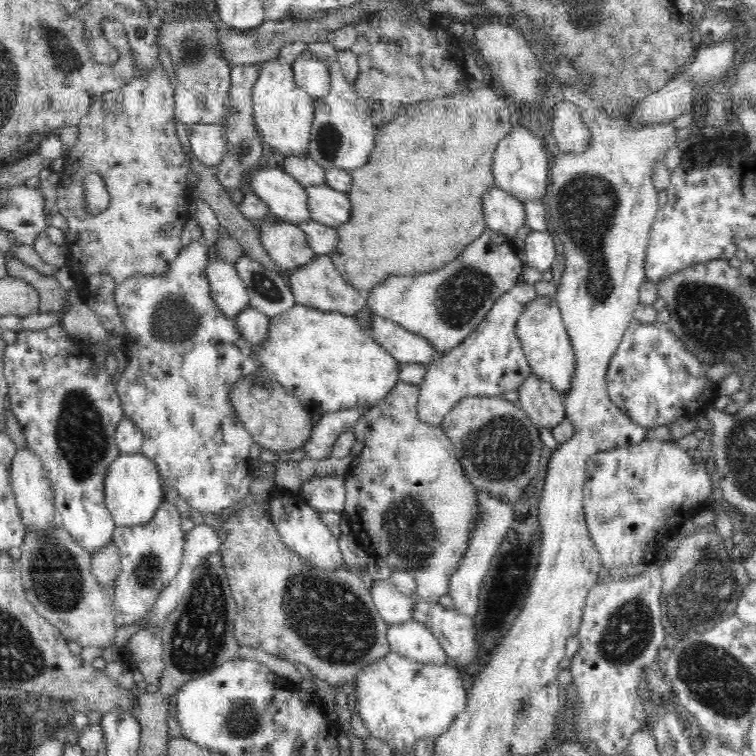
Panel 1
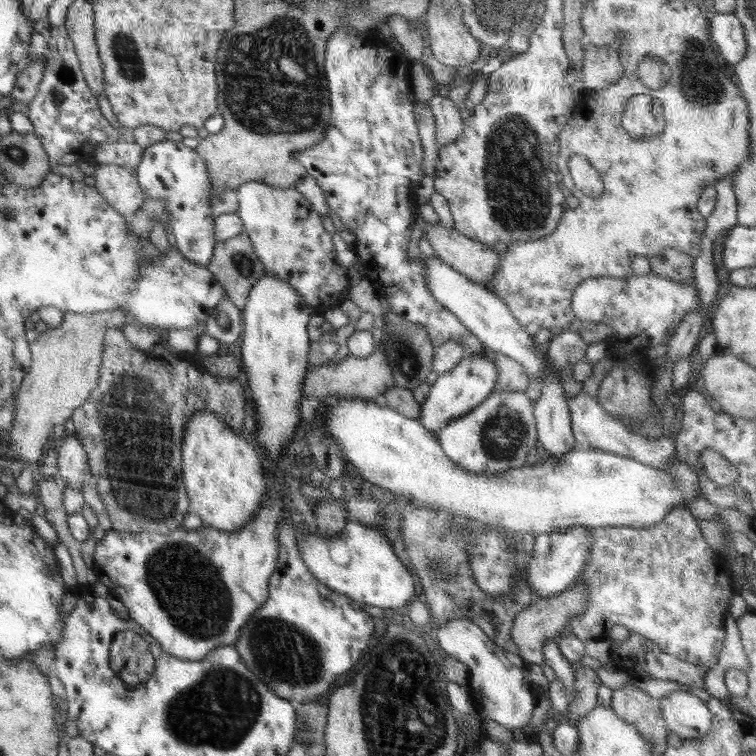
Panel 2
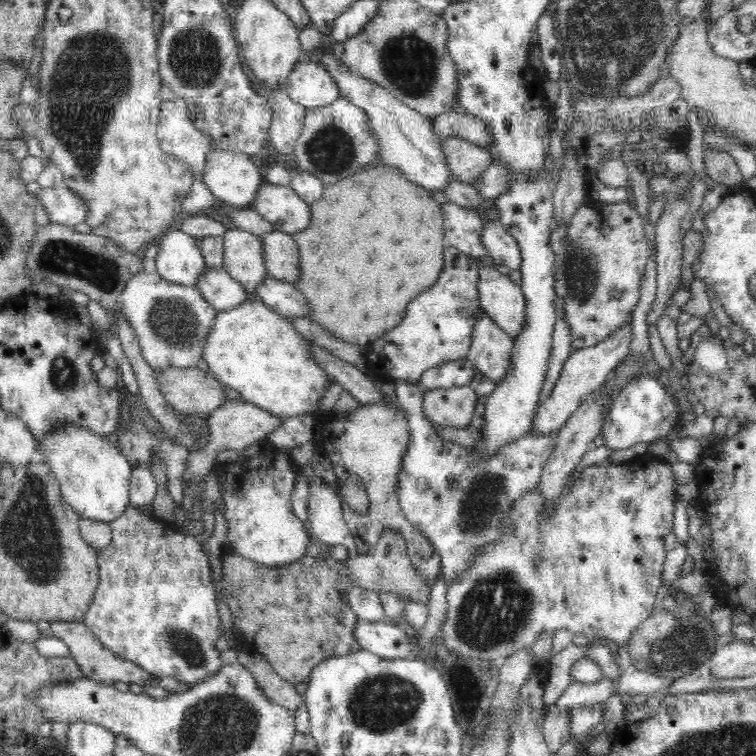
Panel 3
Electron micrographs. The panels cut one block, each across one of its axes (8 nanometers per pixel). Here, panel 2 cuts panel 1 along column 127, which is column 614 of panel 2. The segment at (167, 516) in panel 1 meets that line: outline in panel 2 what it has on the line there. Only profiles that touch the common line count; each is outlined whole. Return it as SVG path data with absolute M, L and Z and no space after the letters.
M681 507L669 513L666 517L662 518L660 522L656 522L656 524L649 527L634 528L632 526L623 526L590 528L590 543L592 543L592 546L588 548L590 552L588 552L588 560L586 560L586 564L584 564L584 570L580 572L580 575L574 582L580 583L580 581L586 581L586 586L588 586L588 606L586 606L586 610L584 610L580 616L572 616L569 624L572 628L572 634L580 640L588 642L588 640L607 638L612 626L621 624L625 626L629 632L640 634L644 638L651 640L666 652L666 654L670 654L692 664L706 667L706 674L708 674L710 669L716 665L718 655L720 655L720 649L722 649L722 643L724 643L724 635L726 635L726 615L728 612L735 610L733 605L735 589L733 588L732 572L725 556L712 549L708 543L706 543L706 540L702 537L698 519L691 514L688 508Z

